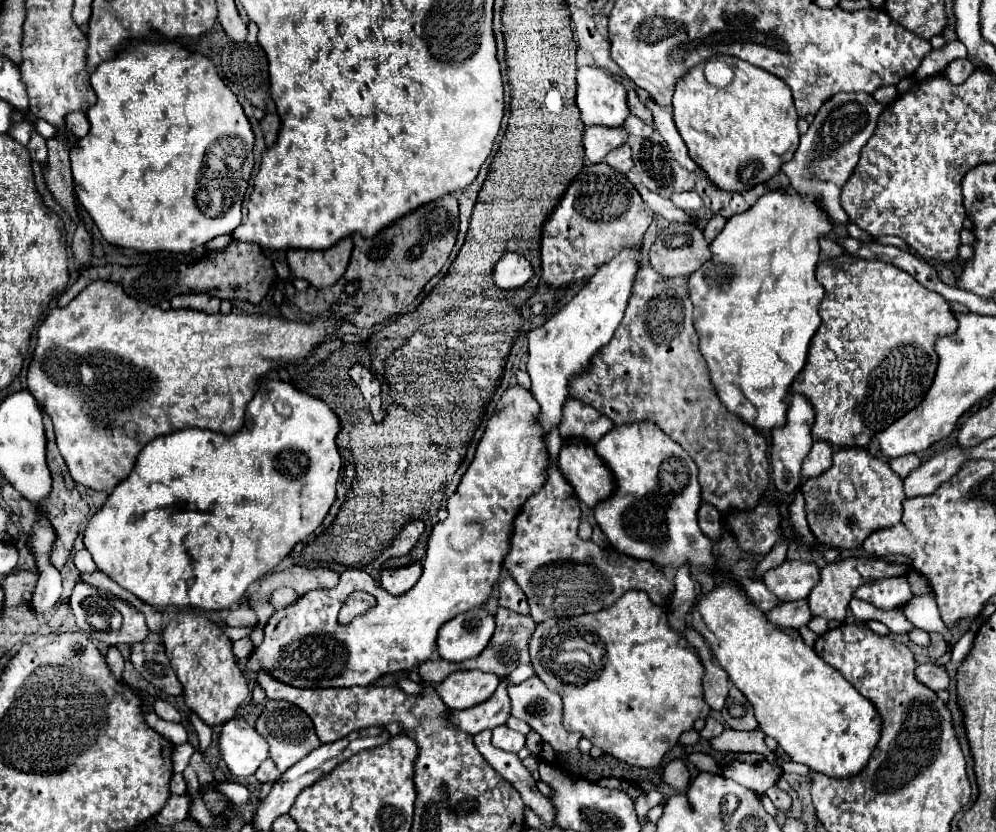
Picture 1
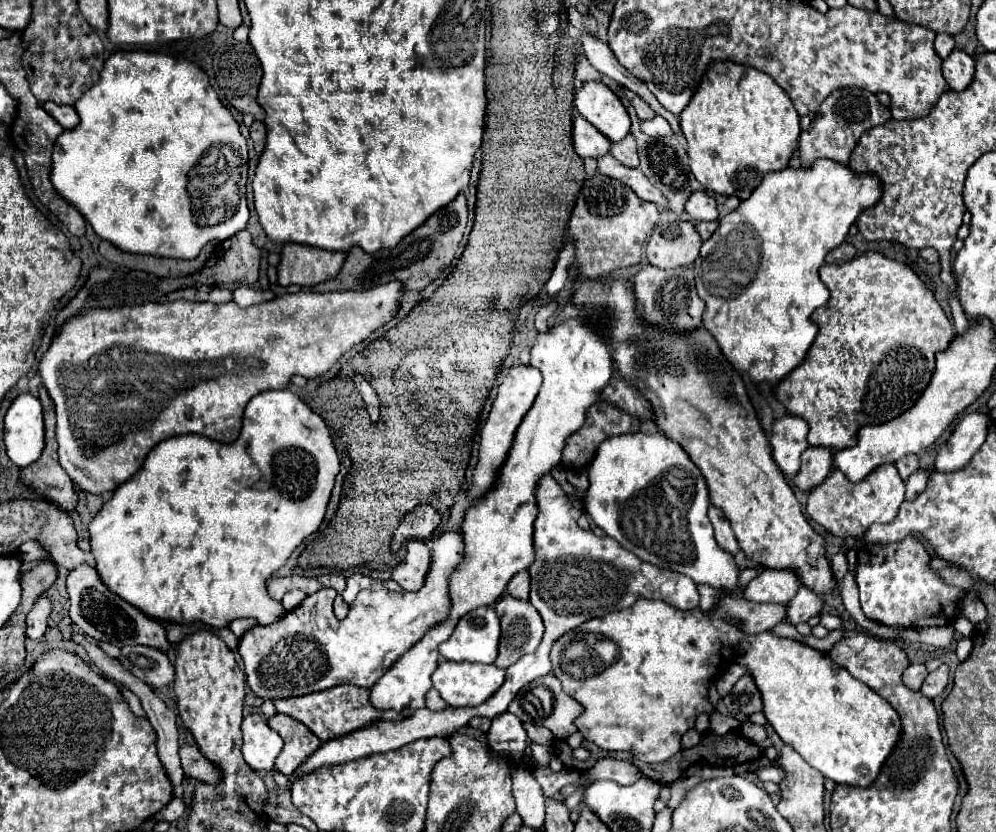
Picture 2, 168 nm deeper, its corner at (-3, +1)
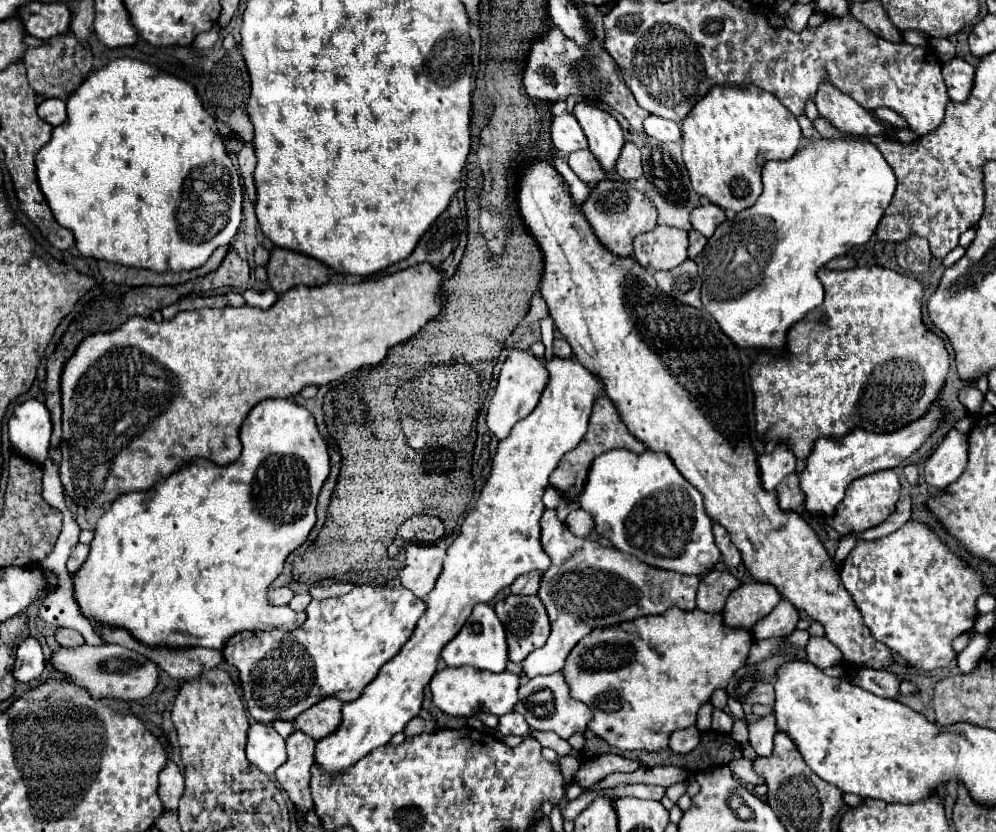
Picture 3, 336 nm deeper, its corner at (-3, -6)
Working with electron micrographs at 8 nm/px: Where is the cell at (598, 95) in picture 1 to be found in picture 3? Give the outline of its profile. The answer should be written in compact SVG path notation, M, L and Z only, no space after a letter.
M577 104L573 114L587 136L589 152L597 158L601 168L605 172L615 168L619 152L625 144L619 122L611 114L589 104Z

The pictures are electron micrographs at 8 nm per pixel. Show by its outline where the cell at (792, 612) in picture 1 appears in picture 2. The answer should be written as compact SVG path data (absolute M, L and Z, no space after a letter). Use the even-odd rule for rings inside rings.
M733 597L733 599L721 601L721 605L717 607L717 611L715 611L715 615L713 615L711 619L709 619L703 611L699 611L699 609L695 609L695 611L681 611L681 609L673 609L673 607L665 605L663 601L637 599L629 609L613 611L613 613L609 613L607 617L595 617L595 619L589 619L587 623L583 623L583 633L603 635L605 639L609 639L609 641L613 641L613 643L617 645L617 657L615 657L613 663L609 663L609 665L599 663L601 659L599 659L597 655L583 655L581 659L567 661L567 657L569 657L567 653L569 653L569 651L565 651L565 649L561 647L561 637L559 637L559 641L553 643L549 657L551 657L551 665L553 665L553 675L561 681L563 691L565 691L567 695L571 695L573 699L577 699L577 701L583 705L583 713L575 719L575 725L577 725L577 729L581 731L581 735L583 735L587 741L595 743L595 745L597 745L599 749L603 749L603 751L629 751L629 753L633 753L639 761L645 761L645 763L663 763L663 761L667 761L669 757L673 757L673 755L681 749L681 737L683 737L689 729L695 727L697 715L701 715L701 713L711 715L711 713L715 711L715 707L709 703L709 693L707 693L707 689L709 689L709 685L711 685L711 679L719 673L719 669L723 669L723 657L725 657L725 661L729 661L729 659L733 657L735 645L737 645L737 641L741 639L741 635L747 635L747 633L761 633L761 631L773 629L773 627L779 625L779 623L787 623L787 607L785 607L785 605L777 605L777 603L755 603L755 601L747 601L747 599L743 599L743 597ZM725 617L735 617L737 621L741 621L741 625L739 625L739 627L733 627L733 625L725 623Z

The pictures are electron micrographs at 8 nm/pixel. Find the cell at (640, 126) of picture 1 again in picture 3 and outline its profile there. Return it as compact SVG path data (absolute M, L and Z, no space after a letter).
M647 116L645 122L645 134L649 134L651 138L659 140L659 142L681 142L681 128L679 124L661 118L661 116Z

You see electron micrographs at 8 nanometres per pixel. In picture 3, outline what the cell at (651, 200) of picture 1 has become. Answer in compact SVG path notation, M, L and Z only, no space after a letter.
M589 150L571 152L567 164L569 164L569 168L571 168L583 182L597 182L597 180L605 180L605 178L617 180L617 178L619 178L615 172L613 172L613 174L601 172L601 166L593 160L593 156L591 156Z

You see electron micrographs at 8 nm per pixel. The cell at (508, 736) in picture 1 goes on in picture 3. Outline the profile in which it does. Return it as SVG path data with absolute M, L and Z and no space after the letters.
M509 712L509 714L499 718L499 728L495 730L495 736L503 738L503 736L509 736L509 734L515 734L515 736L525 738L529 732L531 732L531 728L525 722L525 718L519 712Z

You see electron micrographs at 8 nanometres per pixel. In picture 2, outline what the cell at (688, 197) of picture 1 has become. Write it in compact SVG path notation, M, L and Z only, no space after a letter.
M695 191L687 203L685 211L693 221L717 221L717 203L707 191Z

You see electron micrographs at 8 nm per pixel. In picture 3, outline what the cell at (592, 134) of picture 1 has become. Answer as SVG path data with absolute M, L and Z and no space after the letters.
M561 114L555 116L551 122L551 142L557 152L563 156L569 152L575 152L579 148L587 148L585 134L581 132L581 126L577 124L573 114Z

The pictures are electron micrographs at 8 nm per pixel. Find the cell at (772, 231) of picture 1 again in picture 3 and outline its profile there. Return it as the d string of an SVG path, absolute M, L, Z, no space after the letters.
M845 134L841 138L815 138L803 150L799 150L795 156L791 156L789 160L769 160L763 166L763 192L761 192L759 200L751 208L735 214L731 220L725 220L717 228L717 232L707 240L705 250L695 258L695 262L699 266L699 276L703 280L703 288L701 288L703 308L717 320L717 324L721 324L721 330L737 346L755 348L755 350L771 350L771 352L777 352L777 354L783 352L785 336L787 336L789 326L793 326L793 322L801 320L801 316L805 316L805 312L809 312L811 308L819 306L821 300L823 300L823 286L821 286L821 282L817 278L817 270L821 266L825 266L831 258L837 258L839 254L847 254L853 246L861 246L873 236L873 232L875 232L885 208L891 202L891 196L895 192L895 186L897 186L897 180L895 180L895 174L893 174L891 166L887 164L883 154L877 150L877 146L873 142L869 142L869 140L859 140L859 138L861 136L849 136L849 134Z

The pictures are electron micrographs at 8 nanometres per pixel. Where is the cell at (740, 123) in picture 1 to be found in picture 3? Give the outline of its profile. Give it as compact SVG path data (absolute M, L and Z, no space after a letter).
M717 86L695 104L681 124L683 130L683 162L691 178L693 190L711 204L741 212L751 208L761 194L761 168L767 160L789 160L799 148L801 128L797 118L773 94L757 86Z

